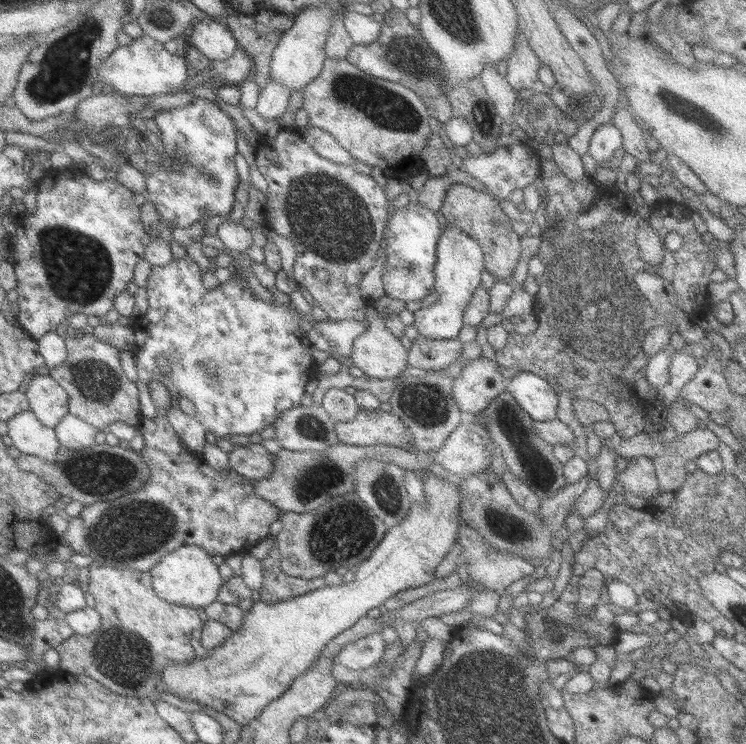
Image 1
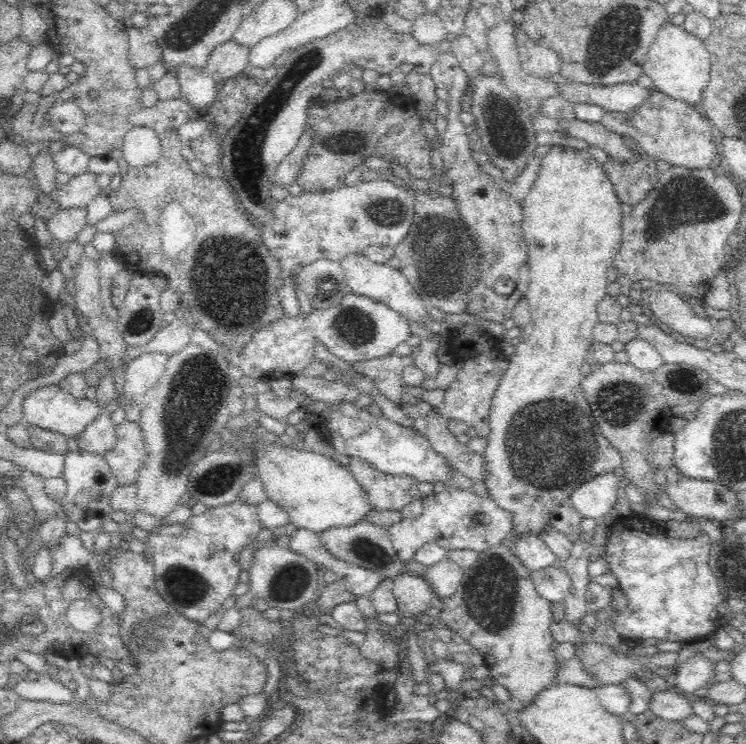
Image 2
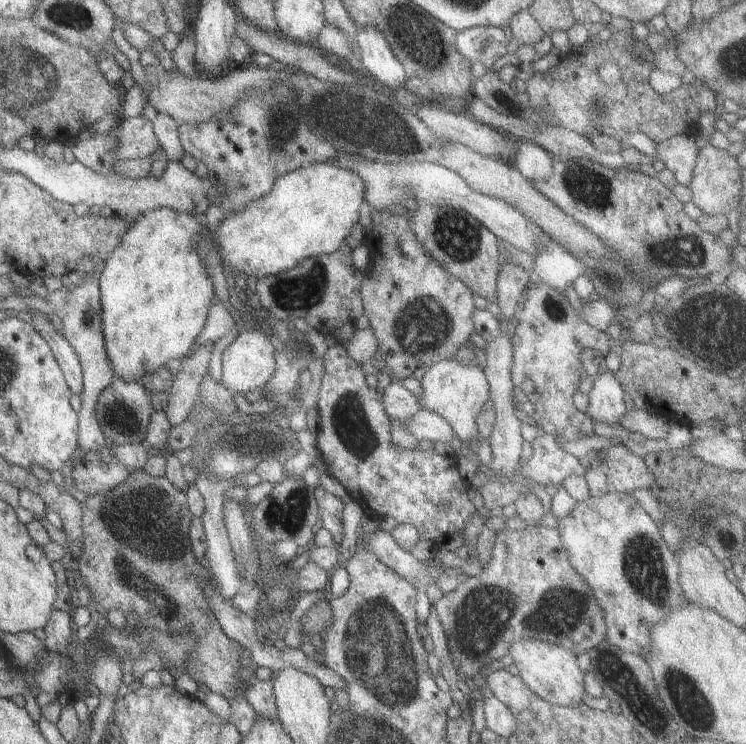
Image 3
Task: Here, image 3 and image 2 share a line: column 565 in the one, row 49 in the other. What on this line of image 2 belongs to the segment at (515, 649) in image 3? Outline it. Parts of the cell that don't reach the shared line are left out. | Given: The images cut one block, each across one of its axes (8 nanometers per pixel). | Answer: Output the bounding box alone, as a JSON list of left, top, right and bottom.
[643,22,711,108]

